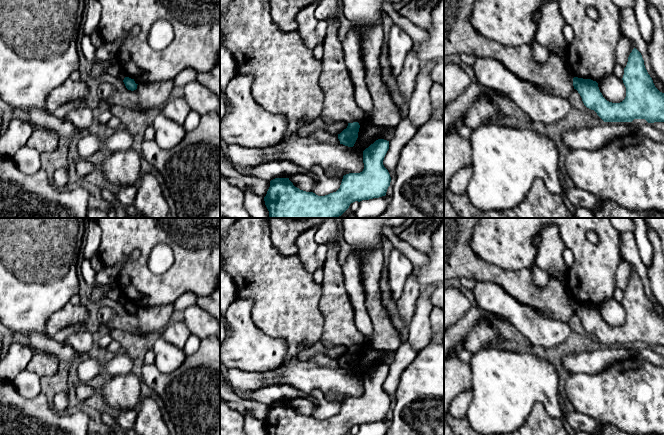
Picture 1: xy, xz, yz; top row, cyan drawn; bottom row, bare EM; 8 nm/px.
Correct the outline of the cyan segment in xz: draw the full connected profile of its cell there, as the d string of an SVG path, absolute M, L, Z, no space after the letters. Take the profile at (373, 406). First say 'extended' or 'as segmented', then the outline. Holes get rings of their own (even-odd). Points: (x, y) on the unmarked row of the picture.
as segmented; M378 363L363 375L364 393L360 397L349 397L343 400L340 412L325 420L306 416L295 411L289 402L275 402L264 421L268 435L346 435L355 425L369 424L386 419L391 401L383 389L384 381L389 373L389 365Z

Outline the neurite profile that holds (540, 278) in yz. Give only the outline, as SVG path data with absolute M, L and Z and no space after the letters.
M535 266L532 269L532 279L533 279L534 284L538 288L544 288L547 286L551 278L544 270Z

